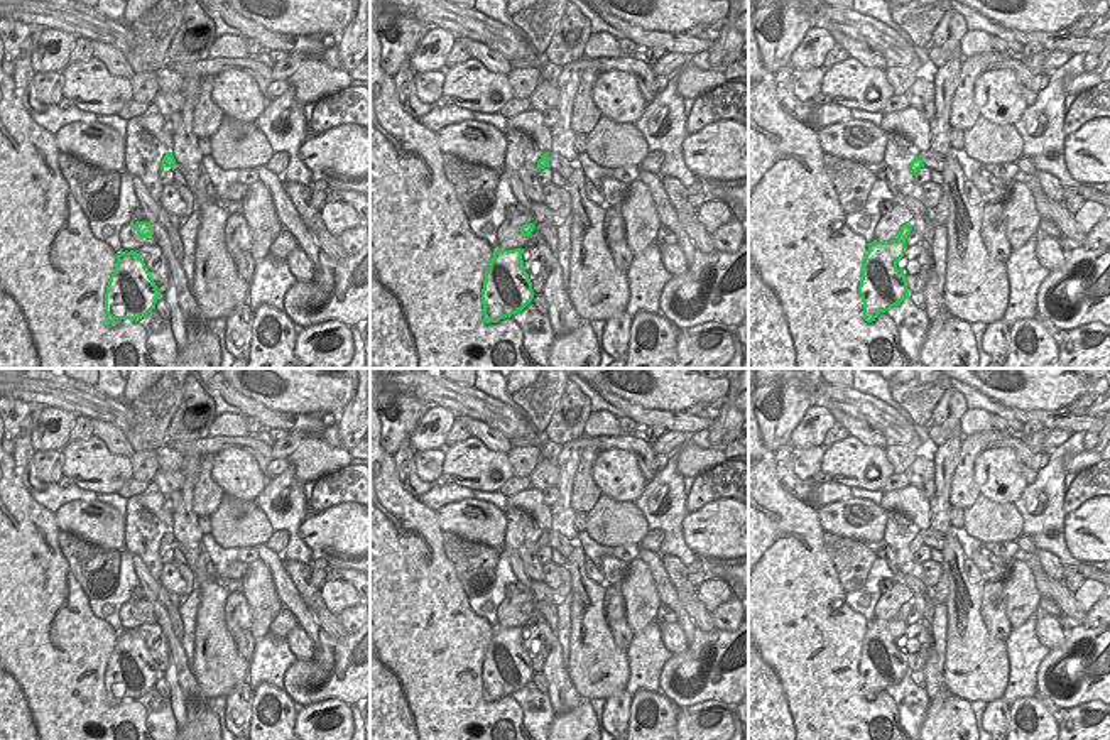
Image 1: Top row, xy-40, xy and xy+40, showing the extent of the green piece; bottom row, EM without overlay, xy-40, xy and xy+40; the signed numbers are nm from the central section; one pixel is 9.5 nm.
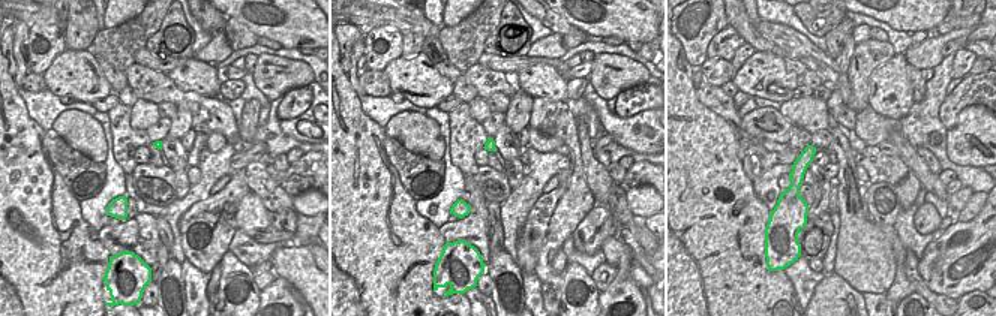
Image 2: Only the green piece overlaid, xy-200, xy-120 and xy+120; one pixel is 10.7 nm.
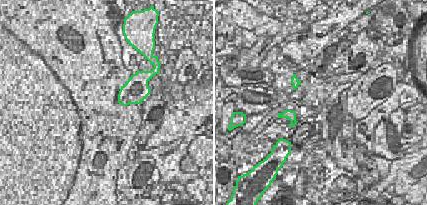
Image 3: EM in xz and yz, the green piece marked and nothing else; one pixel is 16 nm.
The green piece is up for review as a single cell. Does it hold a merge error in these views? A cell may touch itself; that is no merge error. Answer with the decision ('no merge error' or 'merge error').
no merge error

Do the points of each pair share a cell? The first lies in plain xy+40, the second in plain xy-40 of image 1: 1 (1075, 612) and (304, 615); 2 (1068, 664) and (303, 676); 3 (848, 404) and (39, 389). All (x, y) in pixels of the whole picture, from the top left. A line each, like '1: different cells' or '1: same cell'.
1: different cells
2: same cell
3: same cell

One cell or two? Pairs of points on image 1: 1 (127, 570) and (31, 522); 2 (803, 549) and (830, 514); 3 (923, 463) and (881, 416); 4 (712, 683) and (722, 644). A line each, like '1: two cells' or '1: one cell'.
1: two cells
2: two cells
3: two cells
4: one cell

